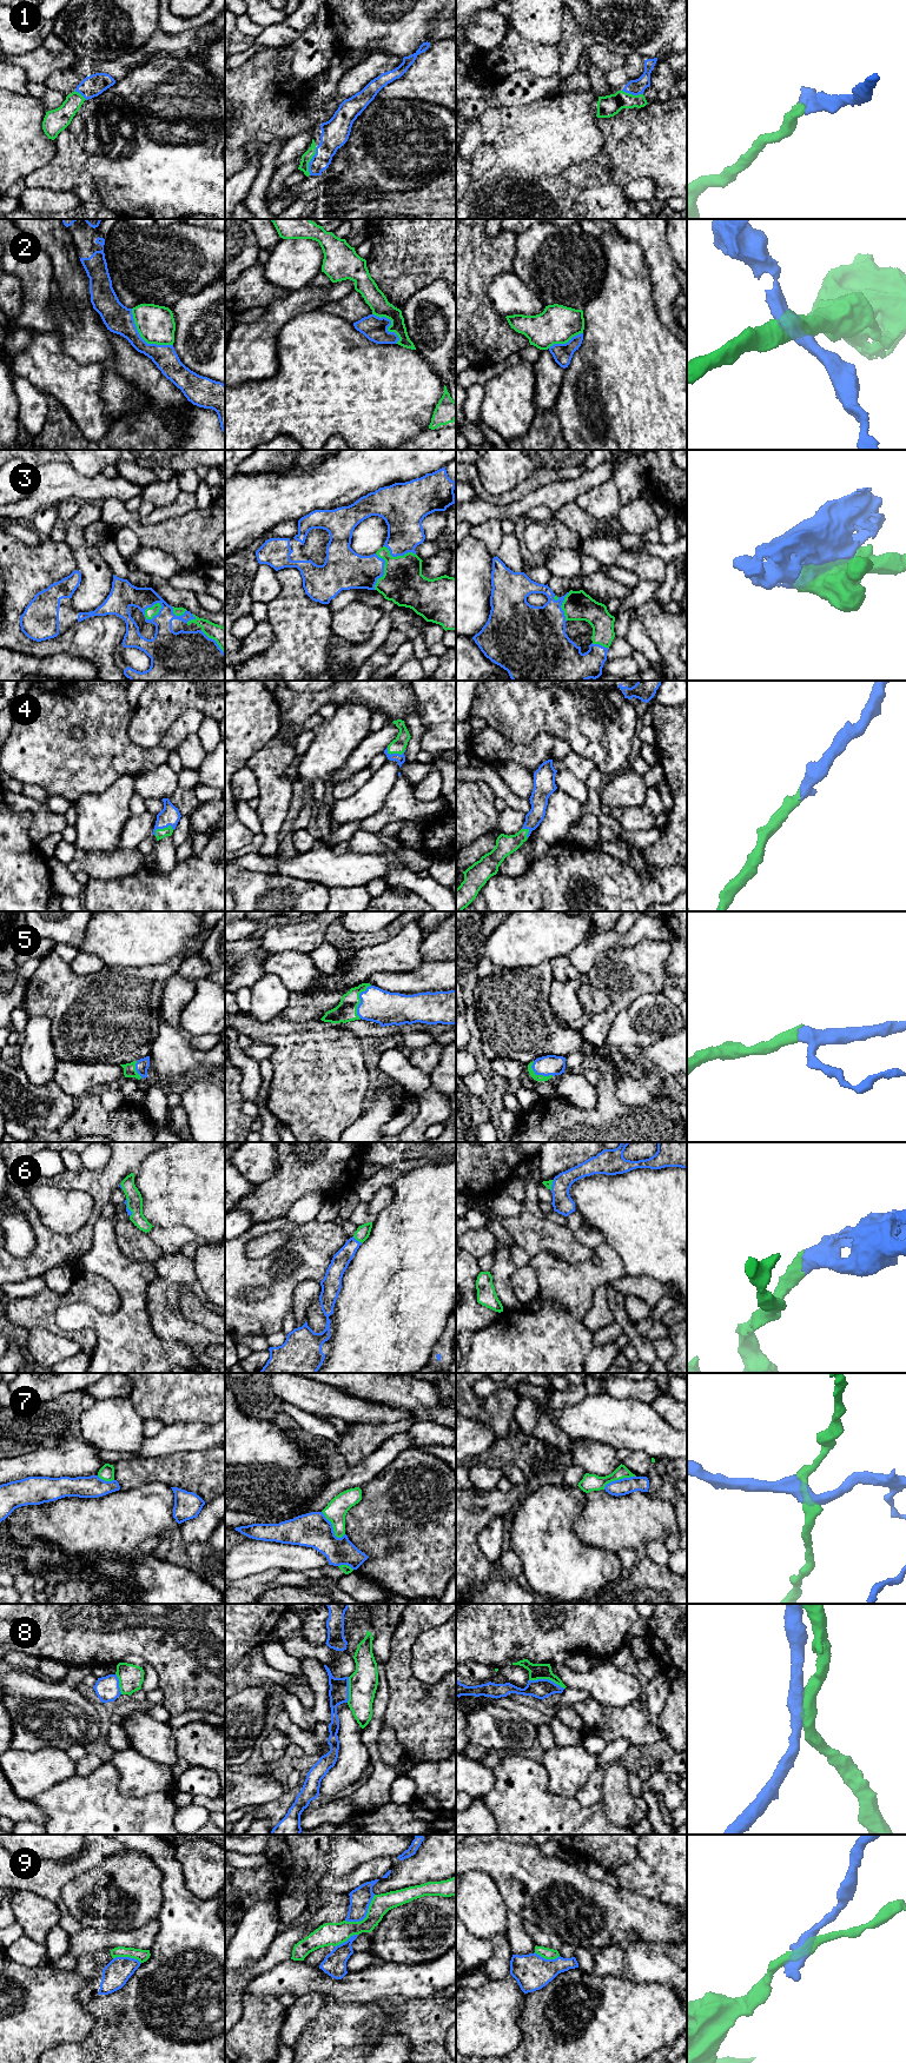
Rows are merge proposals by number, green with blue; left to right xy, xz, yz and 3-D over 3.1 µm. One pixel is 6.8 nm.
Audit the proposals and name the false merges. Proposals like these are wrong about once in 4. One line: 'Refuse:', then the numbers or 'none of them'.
Refuse: 2, 7, 8, 9

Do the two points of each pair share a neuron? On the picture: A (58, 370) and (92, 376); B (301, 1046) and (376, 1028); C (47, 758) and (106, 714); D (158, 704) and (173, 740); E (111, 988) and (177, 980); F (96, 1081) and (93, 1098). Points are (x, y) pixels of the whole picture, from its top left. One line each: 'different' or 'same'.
A: same
B: different
C: same
D: different
E: different
F: different

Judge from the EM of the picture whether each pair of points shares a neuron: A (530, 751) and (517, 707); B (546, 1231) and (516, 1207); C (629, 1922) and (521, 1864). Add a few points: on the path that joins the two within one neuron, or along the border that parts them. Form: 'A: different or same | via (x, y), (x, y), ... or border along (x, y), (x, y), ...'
A: different | border along (502, 734), (522, 744), (540, 734), (555, 738)
B: different | border along (524, 1209), (513, 1216), (497, 1218)
C: same | via (602, 1905), (573, 1883), (548, 1878)

